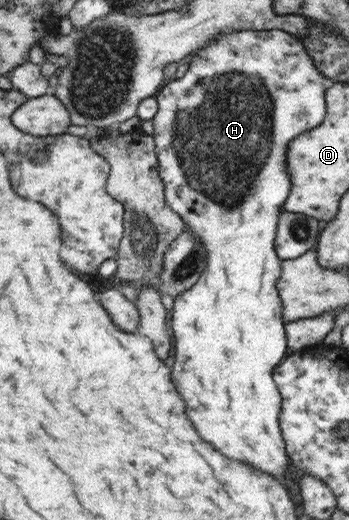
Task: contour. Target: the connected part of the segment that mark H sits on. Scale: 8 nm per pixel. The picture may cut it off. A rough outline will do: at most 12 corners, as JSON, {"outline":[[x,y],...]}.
{"outline":[[220,34],[154,95],[201,435],[283,475],[273,241],[323,122],[301,39]]}

